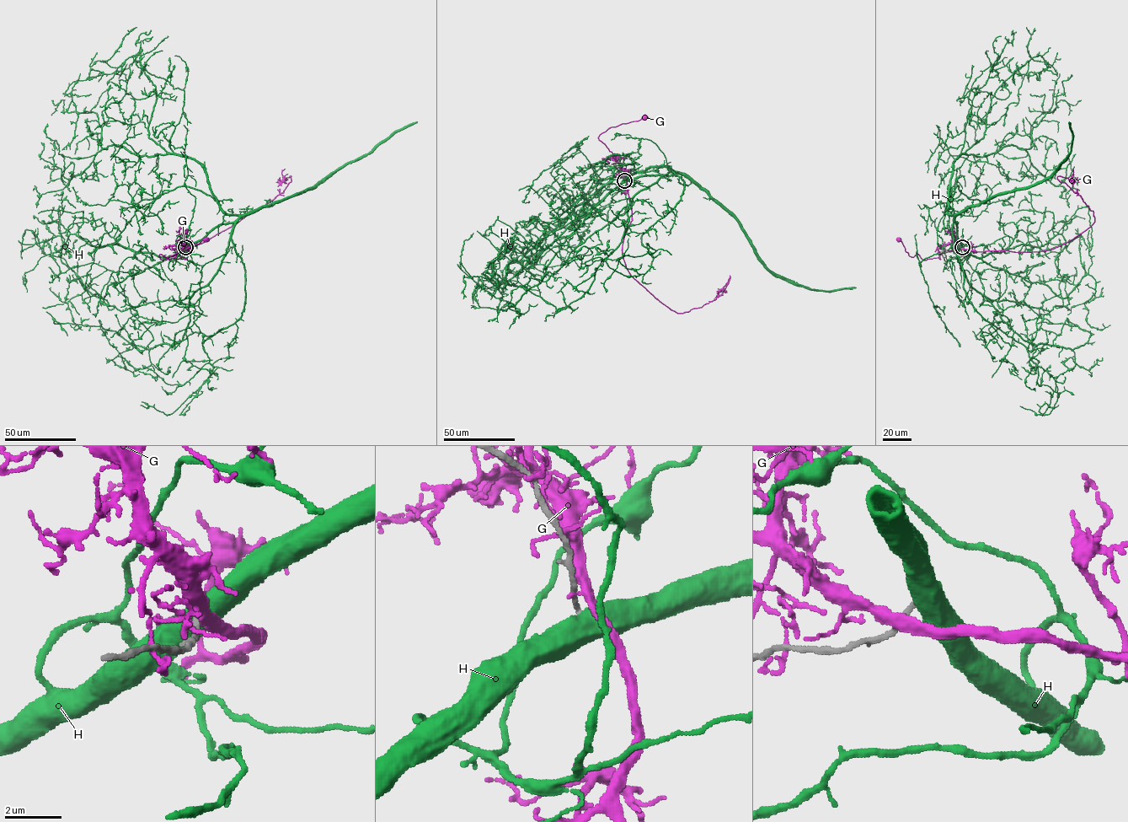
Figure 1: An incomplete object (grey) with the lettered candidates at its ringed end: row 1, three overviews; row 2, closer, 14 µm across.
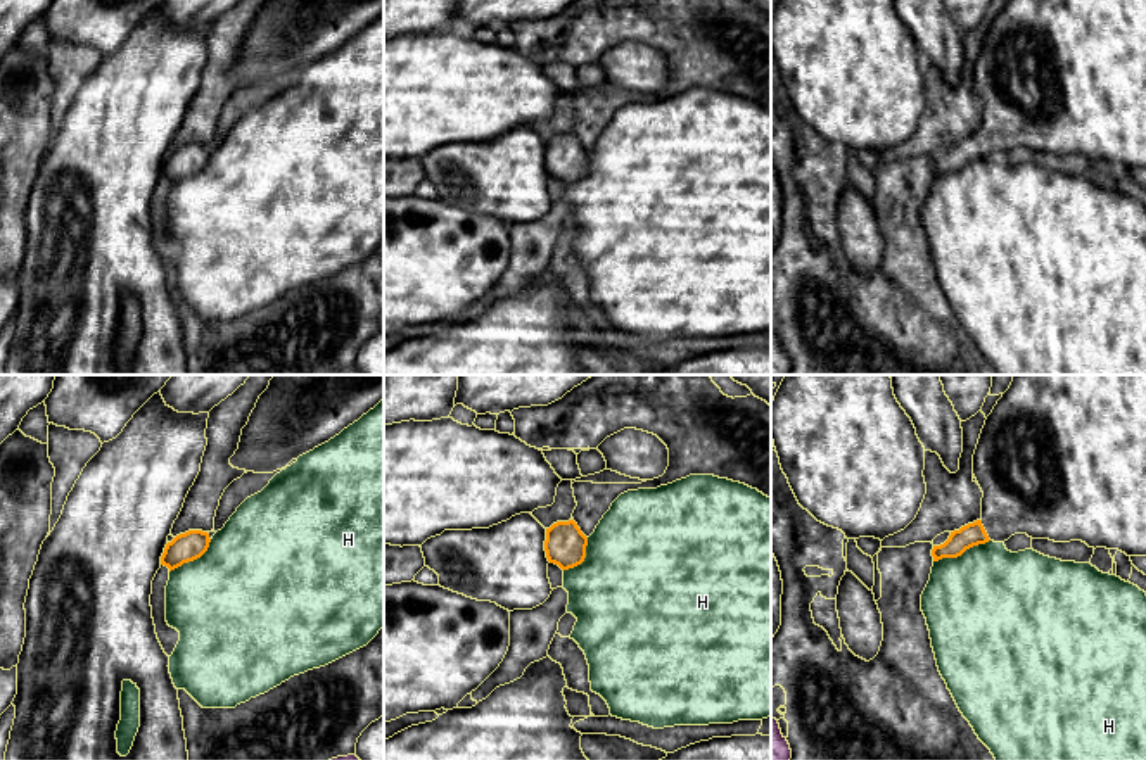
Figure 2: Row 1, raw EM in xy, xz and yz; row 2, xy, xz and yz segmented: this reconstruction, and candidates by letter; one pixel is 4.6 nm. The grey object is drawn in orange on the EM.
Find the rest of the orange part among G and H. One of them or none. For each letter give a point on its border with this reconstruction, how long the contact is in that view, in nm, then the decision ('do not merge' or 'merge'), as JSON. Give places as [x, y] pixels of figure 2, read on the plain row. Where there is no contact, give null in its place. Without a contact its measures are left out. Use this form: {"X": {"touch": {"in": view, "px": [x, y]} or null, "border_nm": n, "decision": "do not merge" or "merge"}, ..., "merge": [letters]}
{"G": {"touch": null, "decision": "do not merge"}, "H": {"touch": {"in": "yz", "px": [961, 166]}, "border_nm": 280, "decision": "do not merge"}, "merge": []}

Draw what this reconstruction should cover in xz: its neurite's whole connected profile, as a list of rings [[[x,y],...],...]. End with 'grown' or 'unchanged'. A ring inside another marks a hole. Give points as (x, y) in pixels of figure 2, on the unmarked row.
[[[574,133],[557,135],[546,142],[544,164],[550,176],[562,183],[581,178],[586,171],[588,150]]]; unchanged

